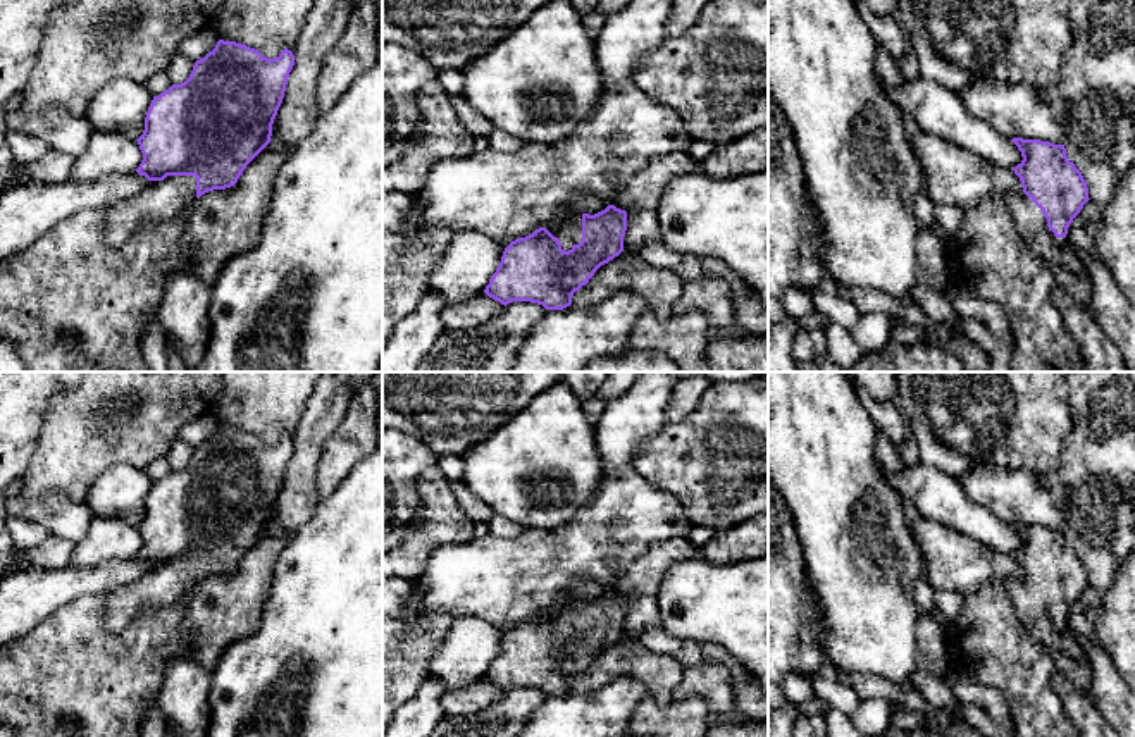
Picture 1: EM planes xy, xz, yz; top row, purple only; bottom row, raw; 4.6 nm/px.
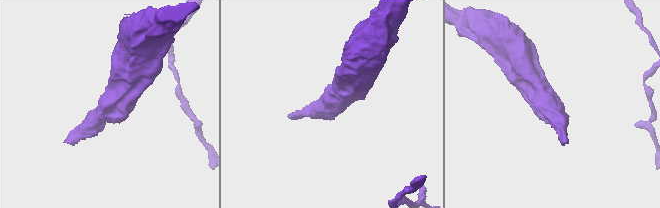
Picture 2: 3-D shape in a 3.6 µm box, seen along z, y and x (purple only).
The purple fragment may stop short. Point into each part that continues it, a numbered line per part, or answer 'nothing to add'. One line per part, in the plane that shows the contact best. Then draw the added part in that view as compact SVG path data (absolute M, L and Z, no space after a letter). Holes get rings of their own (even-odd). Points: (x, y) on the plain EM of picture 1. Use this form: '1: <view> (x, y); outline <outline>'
1: xz (569, 617); outline M574 601L567 606L546 610L543 613L560 625L561 635L565 637L572 635L574 630L582 627L582 601Z

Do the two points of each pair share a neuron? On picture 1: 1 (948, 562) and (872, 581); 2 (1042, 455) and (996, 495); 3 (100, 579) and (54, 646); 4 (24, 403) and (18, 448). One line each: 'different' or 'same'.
1: different
2: different
3: different
4: same

